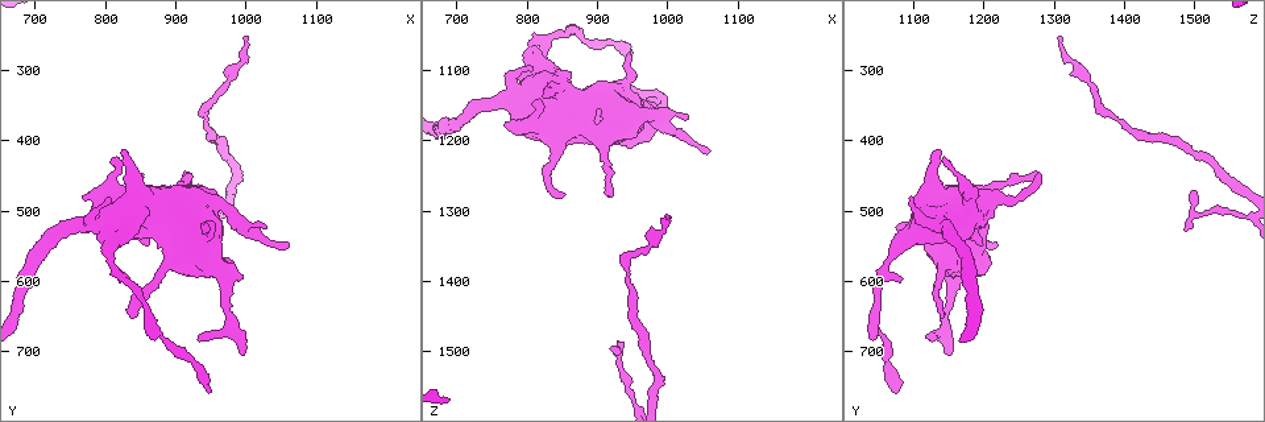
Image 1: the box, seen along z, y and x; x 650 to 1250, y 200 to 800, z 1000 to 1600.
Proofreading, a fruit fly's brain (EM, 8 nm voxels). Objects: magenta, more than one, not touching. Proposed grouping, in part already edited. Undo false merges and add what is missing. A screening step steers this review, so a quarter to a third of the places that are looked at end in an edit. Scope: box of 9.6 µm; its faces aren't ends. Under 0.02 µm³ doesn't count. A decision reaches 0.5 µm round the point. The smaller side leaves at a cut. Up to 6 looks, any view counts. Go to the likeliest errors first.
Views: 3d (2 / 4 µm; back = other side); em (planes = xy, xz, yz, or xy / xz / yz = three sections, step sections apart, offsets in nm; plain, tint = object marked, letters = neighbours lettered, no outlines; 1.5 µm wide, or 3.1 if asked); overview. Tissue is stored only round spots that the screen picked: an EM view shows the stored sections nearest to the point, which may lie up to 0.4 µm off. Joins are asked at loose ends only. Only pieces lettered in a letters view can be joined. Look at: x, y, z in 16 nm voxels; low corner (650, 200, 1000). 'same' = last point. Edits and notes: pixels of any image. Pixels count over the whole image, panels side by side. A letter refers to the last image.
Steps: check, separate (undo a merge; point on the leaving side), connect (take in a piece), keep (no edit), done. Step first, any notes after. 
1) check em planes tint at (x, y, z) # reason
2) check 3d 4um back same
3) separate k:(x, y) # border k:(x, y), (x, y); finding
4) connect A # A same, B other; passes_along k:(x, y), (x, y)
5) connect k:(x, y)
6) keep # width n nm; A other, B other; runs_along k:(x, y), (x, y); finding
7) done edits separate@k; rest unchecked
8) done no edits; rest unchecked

check 3d 2um at (945, 755, 1075) # free end

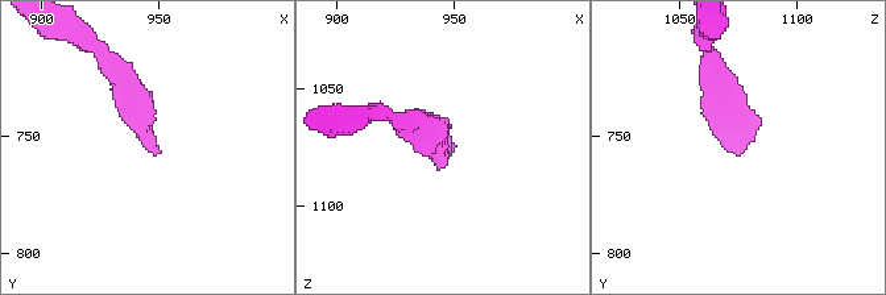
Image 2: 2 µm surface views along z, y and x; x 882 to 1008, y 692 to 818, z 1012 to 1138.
check em xz step 8 letters at (949, 757, 1077)

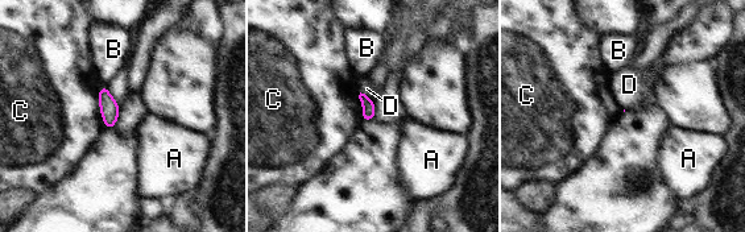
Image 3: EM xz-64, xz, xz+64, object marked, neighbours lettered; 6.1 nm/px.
keep # A other, B other, C other, D other; border 3:(104, 83), (98, 106), (106, 128); none of them fits

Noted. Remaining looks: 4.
check 3d 2um at (925, 470, 1500) # thin end

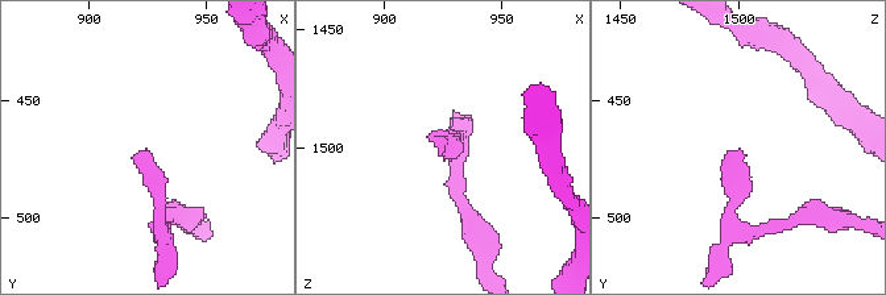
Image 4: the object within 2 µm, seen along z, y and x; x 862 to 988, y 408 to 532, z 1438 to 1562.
check em yz step 4 letters at (922, 472, 1496) # now the EM

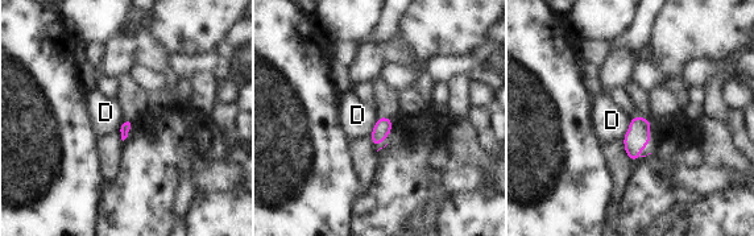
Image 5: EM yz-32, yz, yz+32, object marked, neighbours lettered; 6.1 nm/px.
keep # width 70 nm; D other; border 5:(376, 123), (369, 135); no lettered piece goes on from it

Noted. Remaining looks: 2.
done no edits; rest unchecked

